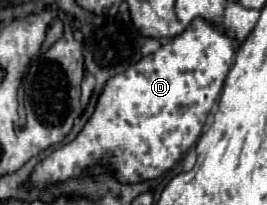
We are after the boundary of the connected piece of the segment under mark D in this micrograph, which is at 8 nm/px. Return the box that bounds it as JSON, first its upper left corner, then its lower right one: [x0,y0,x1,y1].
[31,19,235,187]

